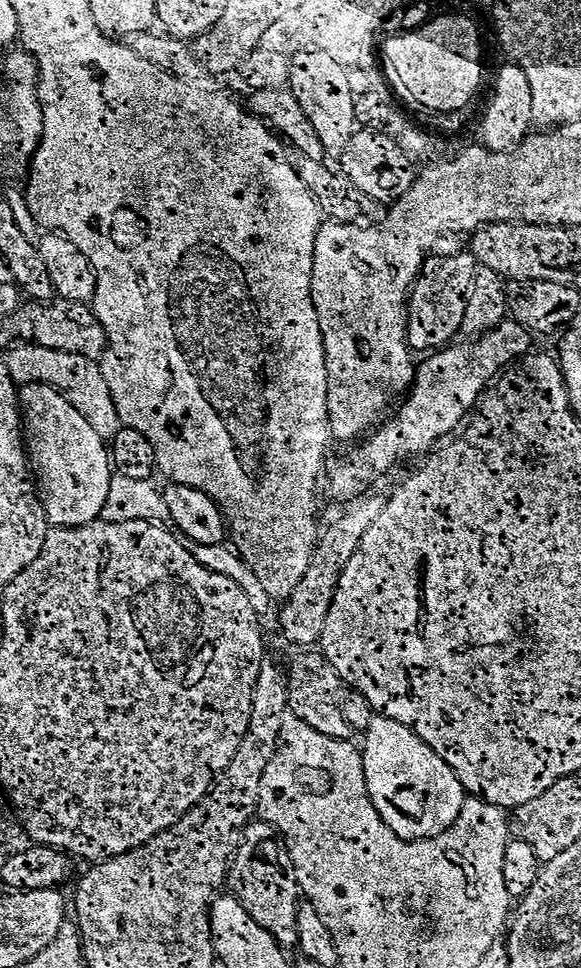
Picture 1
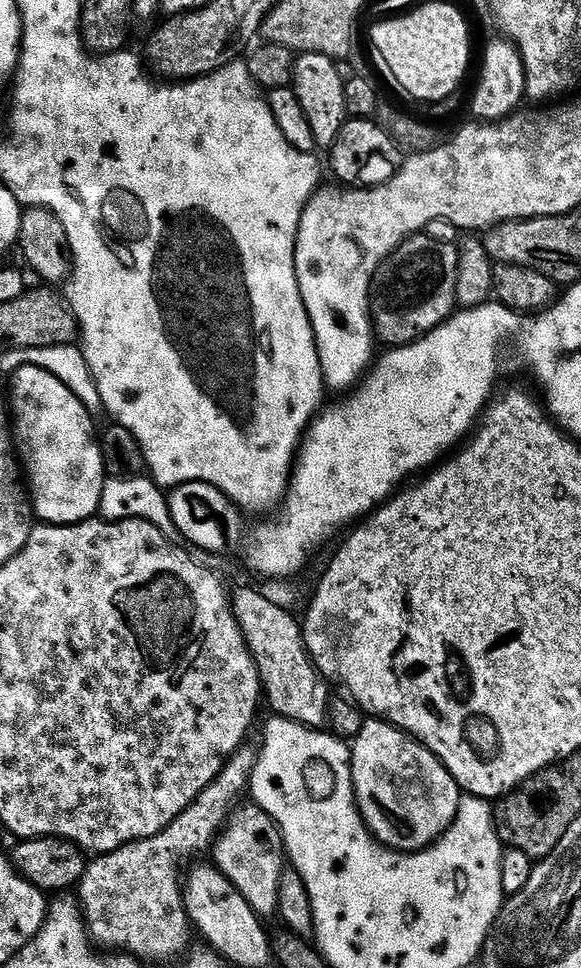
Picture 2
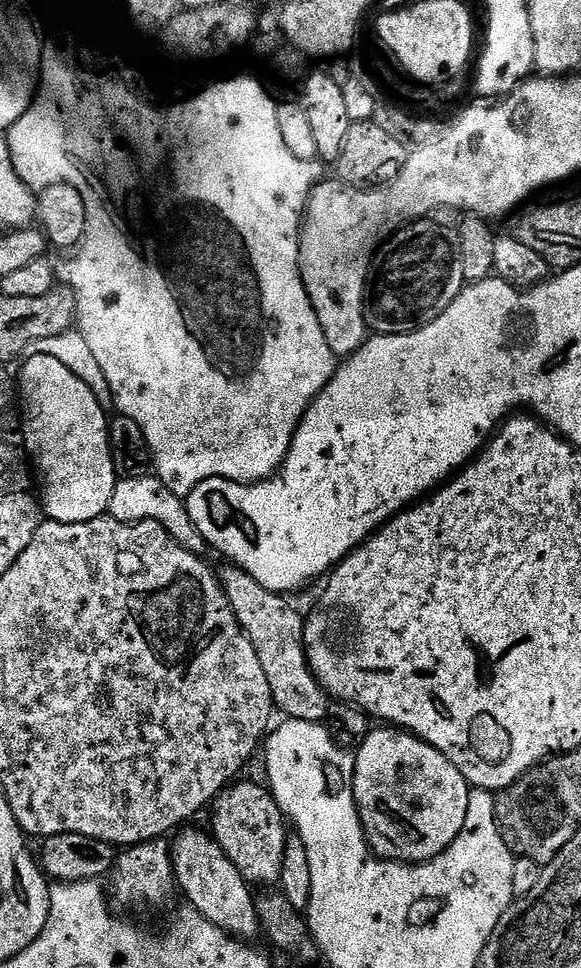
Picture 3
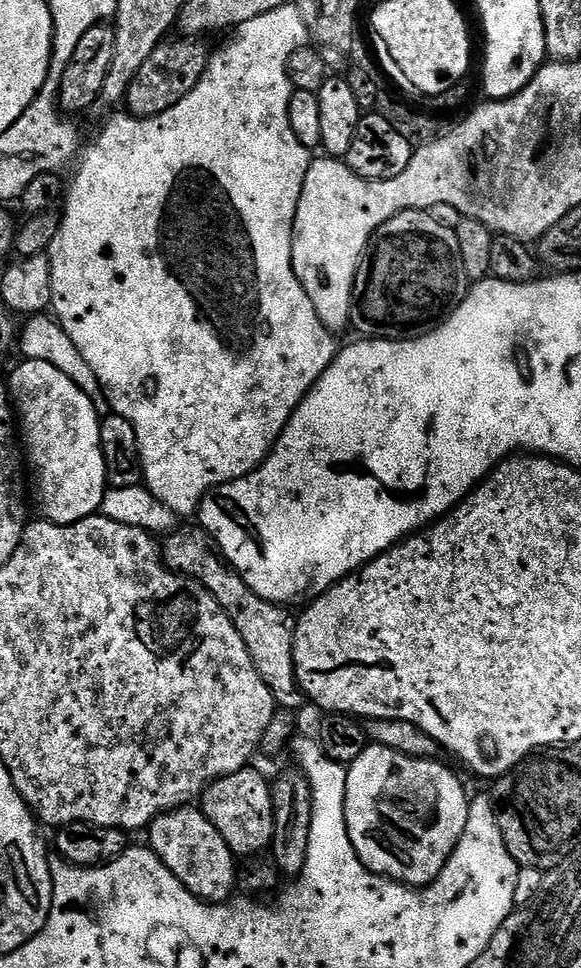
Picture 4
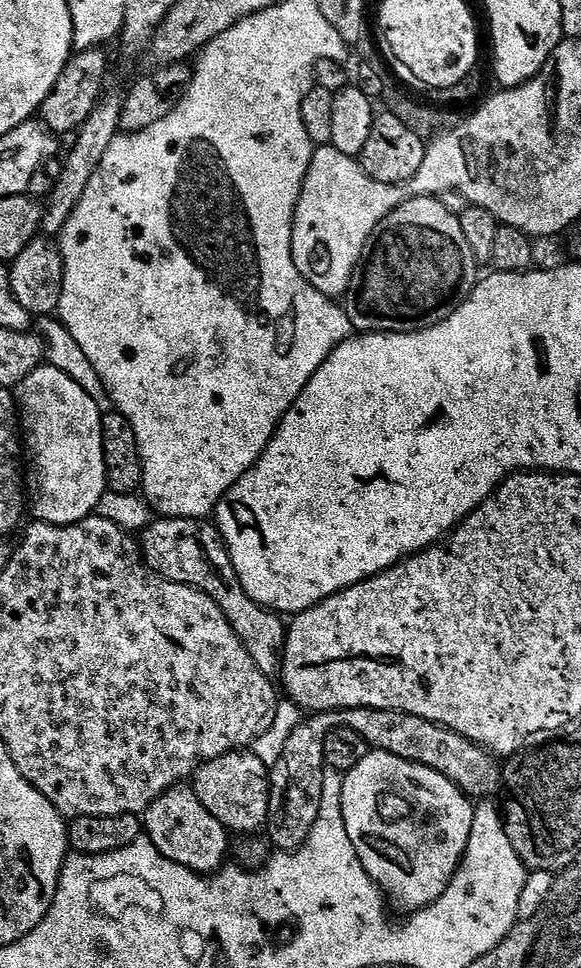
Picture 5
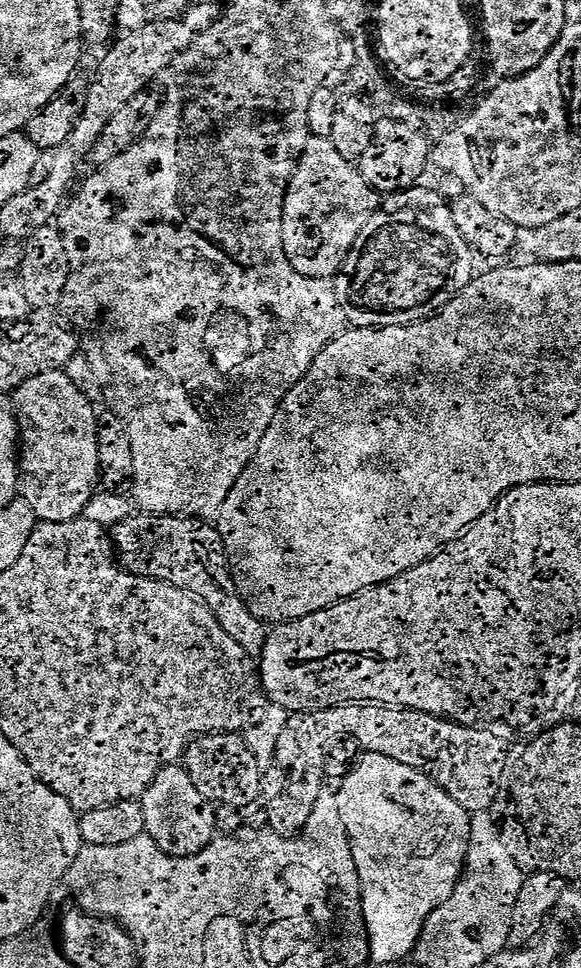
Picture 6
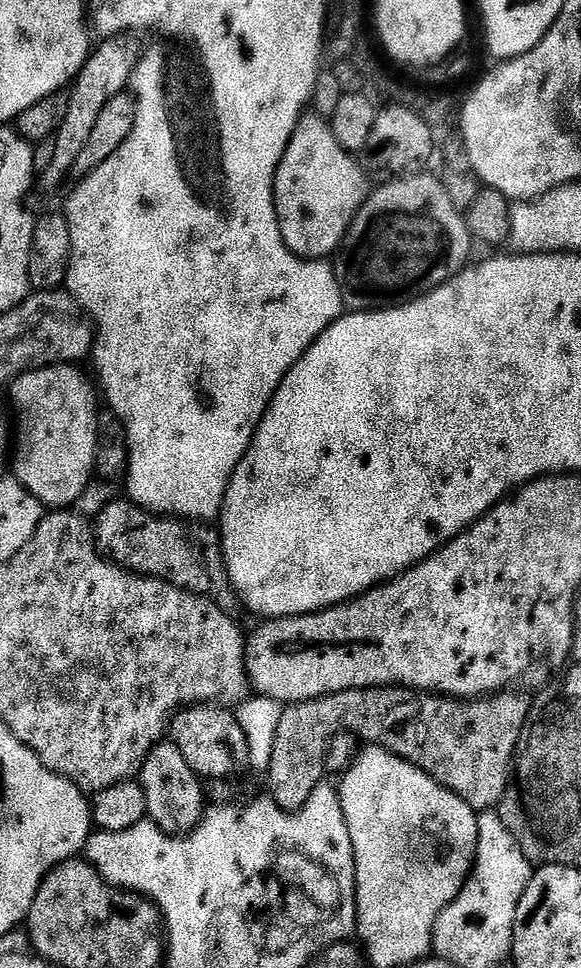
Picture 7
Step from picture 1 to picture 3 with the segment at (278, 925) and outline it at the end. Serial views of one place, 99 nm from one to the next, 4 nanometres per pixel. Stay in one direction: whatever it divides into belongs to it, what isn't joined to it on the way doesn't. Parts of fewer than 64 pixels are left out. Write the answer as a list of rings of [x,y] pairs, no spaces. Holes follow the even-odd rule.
[[[233,783],[224,789],[214,801],[211,835],[217,846],[234,862],[238,874],[242,874],[249,886],[256,884],[279,885],[284,866],[284,851],[288,849],[290,833],[284,829],[286,817],[276,805],[269,789],[263,783]]]

